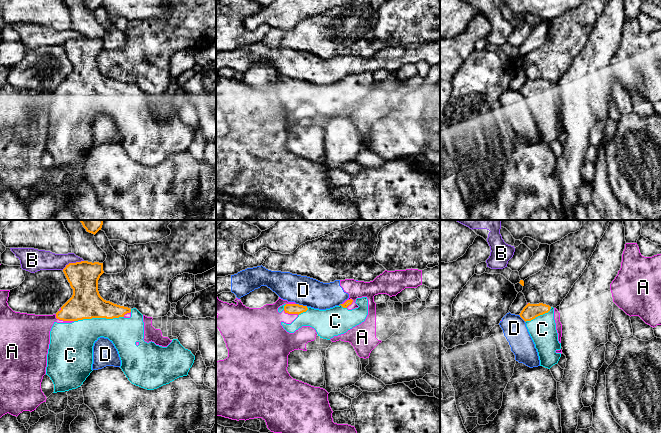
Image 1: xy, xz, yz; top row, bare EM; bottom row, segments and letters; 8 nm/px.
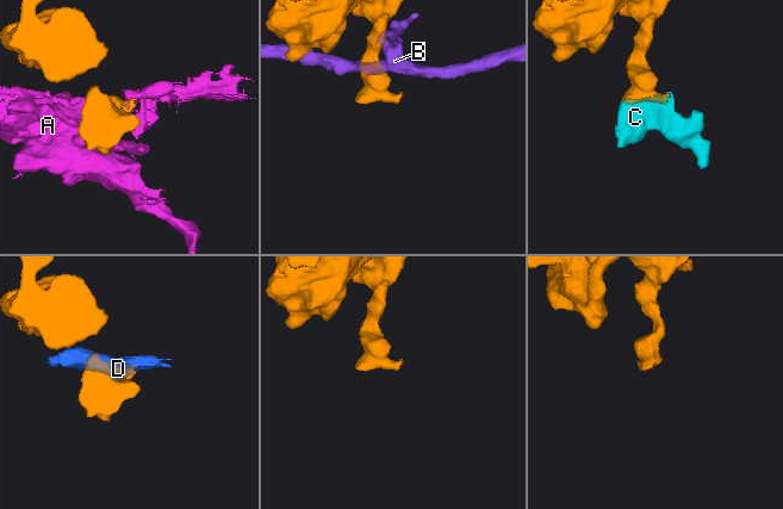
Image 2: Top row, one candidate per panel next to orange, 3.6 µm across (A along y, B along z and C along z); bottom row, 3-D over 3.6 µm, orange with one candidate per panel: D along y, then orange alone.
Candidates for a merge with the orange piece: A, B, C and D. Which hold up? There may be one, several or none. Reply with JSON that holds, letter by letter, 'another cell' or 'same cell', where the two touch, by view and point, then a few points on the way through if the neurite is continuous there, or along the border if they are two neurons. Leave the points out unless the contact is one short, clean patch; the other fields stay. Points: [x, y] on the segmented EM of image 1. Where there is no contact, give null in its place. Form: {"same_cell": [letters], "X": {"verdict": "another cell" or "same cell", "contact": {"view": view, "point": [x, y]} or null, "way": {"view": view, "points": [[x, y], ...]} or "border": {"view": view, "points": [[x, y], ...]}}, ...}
{"same_cell": ["C"], "A": {"verdict": "another cell", "contact": {"view": "xy", "point": [63, 320]}}, "B": {"verdict": "another cell", "contact": {"view": "xy", "point": [72, 263]}, "border": {"view": "xy", "points": [[83, 260], [69, 262], [62, 269]]}}, "C": {"verdict": "same cell", "contact": {"view": "xy", "point": [98, 317]}}, "D": {"verdict": "another cell", "contact": {"view": "xz", "point": [302, 305]}, "border": {"view": "xz", "points": [[296, 303], [307, 306]]}}}

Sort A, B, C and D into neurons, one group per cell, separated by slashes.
A / B / C / D

